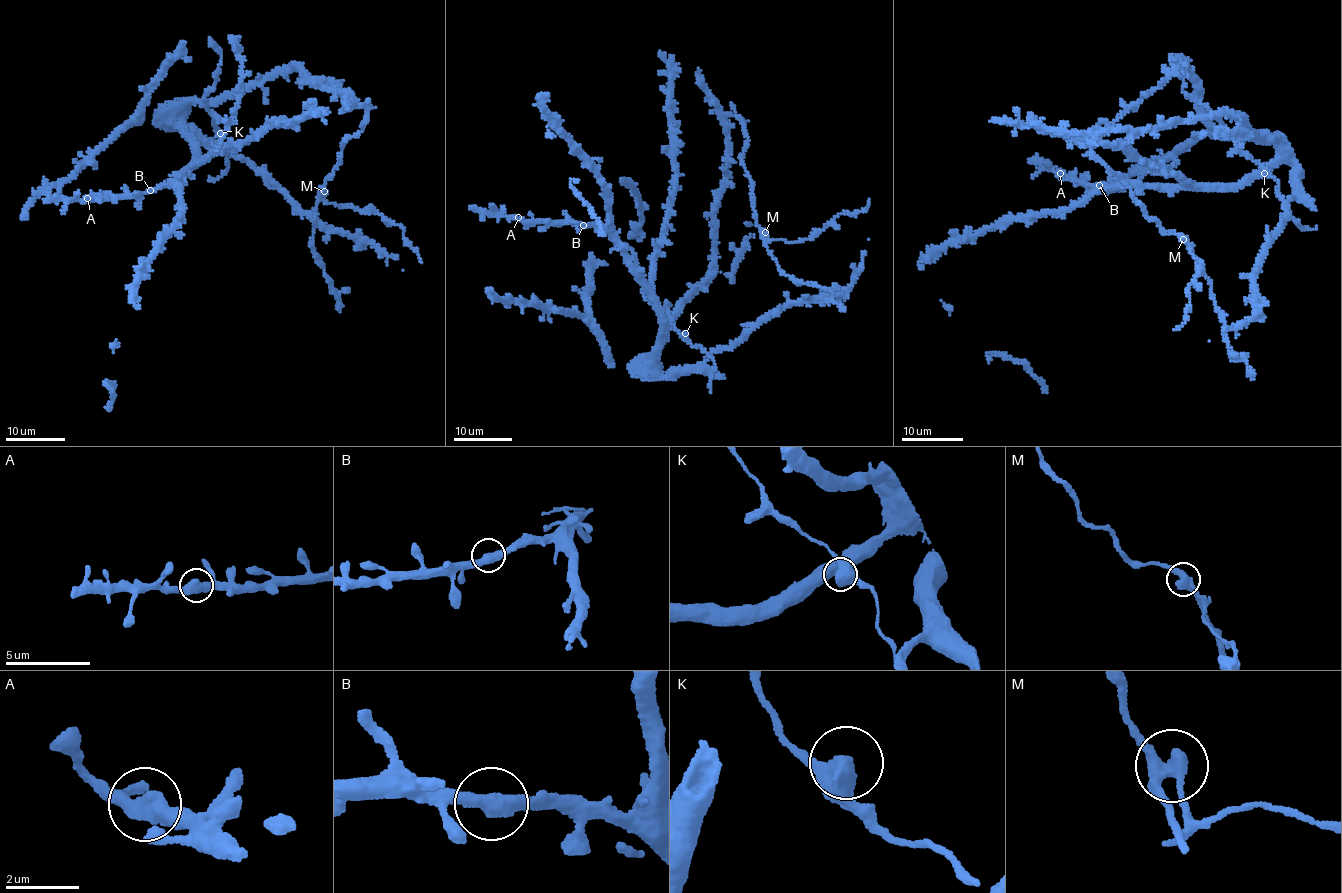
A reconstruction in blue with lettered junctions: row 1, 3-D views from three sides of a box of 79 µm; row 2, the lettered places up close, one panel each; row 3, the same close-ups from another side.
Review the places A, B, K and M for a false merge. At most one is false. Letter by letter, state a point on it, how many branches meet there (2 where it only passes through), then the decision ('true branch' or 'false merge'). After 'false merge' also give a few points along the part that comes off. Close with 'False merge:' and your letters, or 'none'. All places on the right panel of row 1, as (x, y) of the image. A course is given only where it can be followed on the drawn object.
A: (1060, 173) | 2 | true branch
B: (1099, 185) | 2 | true branch
K: (1264, 173) | 2 | true branch
M: (1183, 239) | 2 | false merge | (1183, 238), (1191, 248), (1190, 252), (1203, 264), (1203, 271), (1199, 271), (1188, 292), (1187, 315), (1175, 331)
False merge: M

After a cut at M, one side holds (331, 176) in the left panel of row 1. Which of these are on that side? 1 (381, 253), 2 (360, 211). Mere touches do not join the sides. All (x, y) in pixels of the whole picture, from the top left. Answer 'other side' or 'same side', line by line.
1: same side
2: other side

